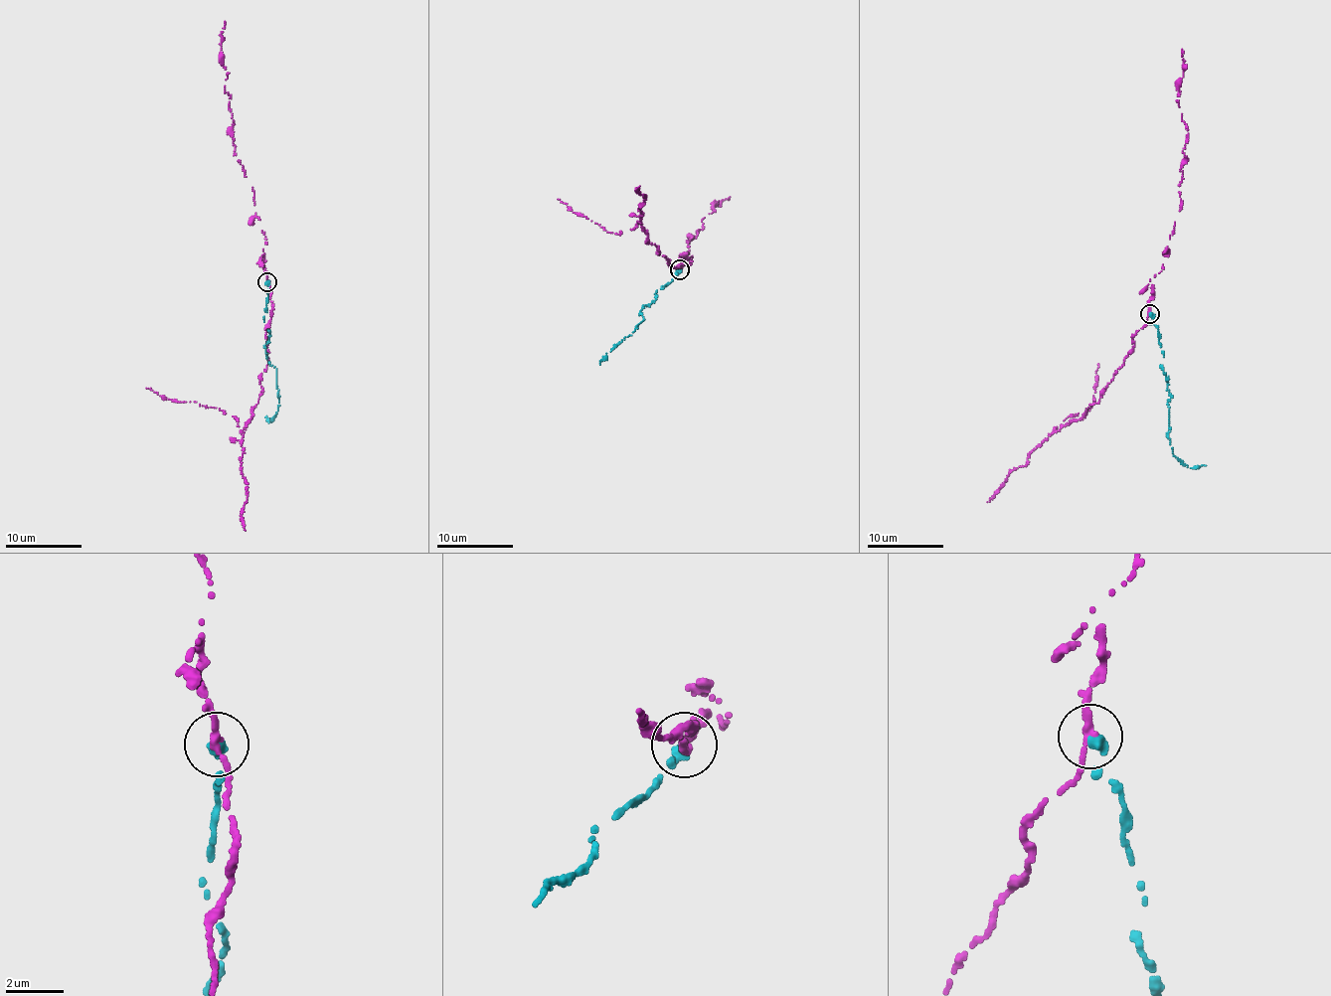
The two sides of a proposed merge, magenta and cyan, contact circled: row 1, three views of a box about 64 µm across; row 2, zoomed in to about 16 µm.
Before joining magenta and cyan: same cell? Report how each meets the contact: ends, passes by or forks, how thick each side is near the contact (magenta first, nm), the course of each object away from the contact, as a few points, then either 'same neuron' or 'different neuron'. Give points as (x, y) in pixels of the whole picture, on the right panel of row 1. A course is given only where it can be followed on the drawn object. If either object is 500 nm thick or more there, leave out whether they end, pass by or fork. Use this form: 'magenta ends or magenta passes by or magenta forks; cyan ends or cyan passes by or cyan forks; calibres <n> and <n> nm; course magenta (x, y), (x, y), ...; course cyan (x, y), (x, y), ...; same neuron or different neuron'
magenta passes by; cyan ends; calibres 240 and 360 nm; course magenta (1150, 313), (1147, 285), (1161, 270), (1180, 208), (1181, 165), (1188, 138), (1177, 100), (1182, 49); course cyan (1150, 313), (1152, 324), (1158, 329), (1171, 398), (1167, 405), (1168, 438), (1172, 453), (1190, 468), (1206, 465); different neuron

